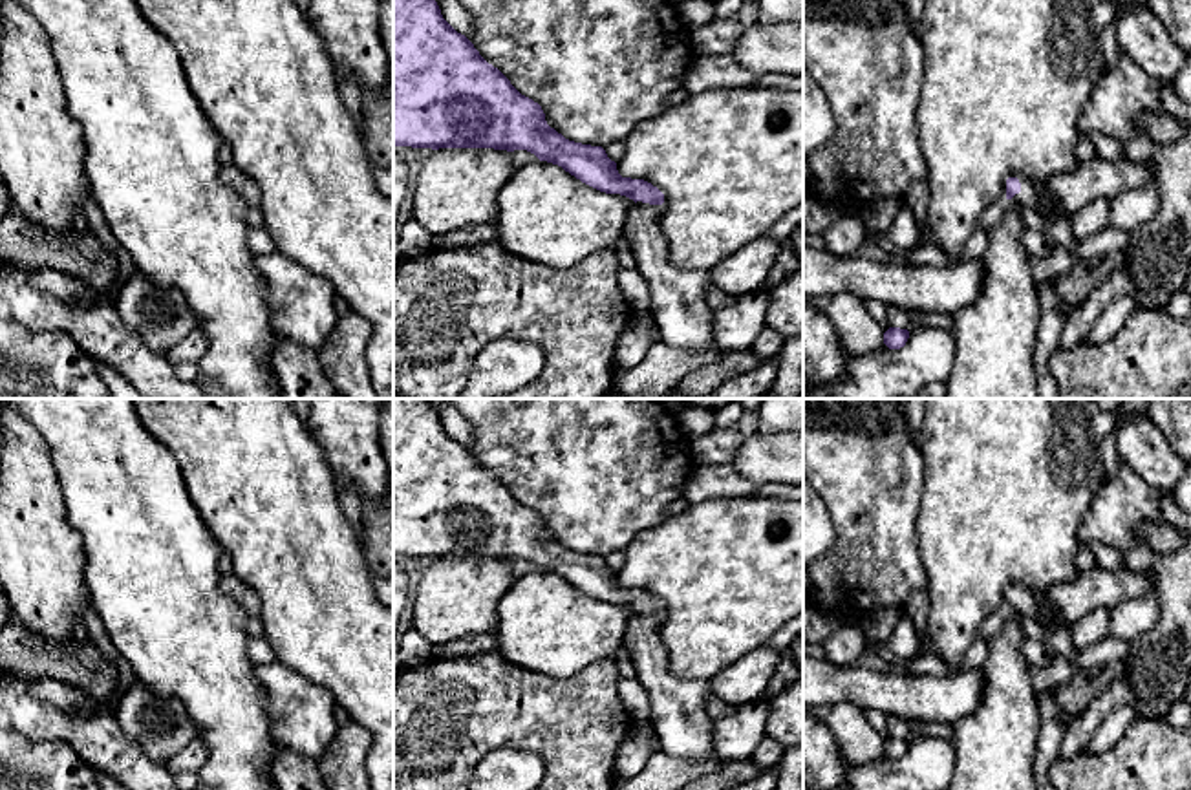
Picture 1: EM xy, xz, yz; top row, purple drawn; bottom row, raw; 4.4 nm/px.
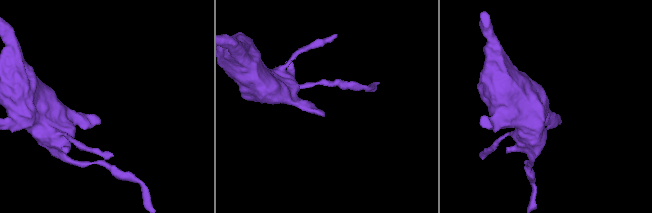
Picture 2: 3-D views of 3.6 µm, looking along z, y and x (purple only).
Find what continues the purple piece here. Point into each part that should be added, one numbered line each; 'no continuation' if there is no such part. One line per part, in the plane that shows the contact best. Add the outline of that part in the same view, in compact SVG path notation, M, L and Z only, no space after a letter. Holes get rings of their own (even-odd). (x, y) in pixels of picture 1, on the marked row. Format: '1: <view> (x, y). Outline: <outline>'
1: xz (685, 319). Outline: M637 201L626 234L637 269L649 285L649 311L666 344L681 349L701 349L715 344L715 309L706 302L708 271L684 269L670 262L668 243L662 238L659 219L662 205Z

